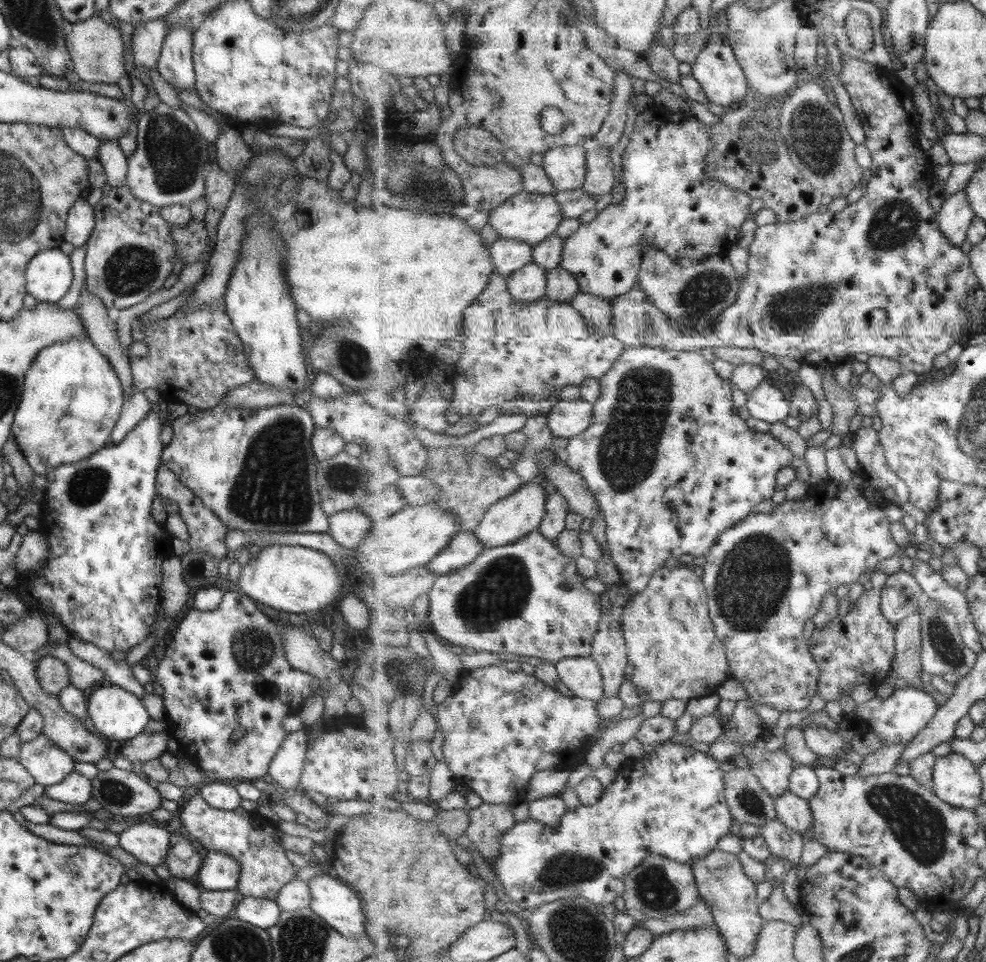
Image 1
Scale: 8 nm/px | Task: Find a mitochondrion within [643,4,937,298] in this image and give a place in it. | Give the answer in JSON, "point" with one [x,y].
{"point":[816,138]}

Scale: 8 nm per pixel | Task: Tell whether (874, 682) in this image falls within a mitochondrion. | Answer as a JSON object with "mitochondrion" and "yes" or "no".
{"mitochondrion":"no"}

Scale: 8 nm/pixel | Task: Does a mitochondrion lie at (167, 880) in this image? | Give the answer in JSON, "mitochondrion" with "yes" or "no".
{"mitochondrion":"no"}

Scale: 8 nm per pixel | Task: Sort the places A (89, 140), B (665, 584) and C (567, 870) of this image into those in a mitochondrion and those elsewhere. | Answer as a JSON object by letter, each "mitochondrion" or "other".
{"A":"other","B":"other","C":"mitochondrion"}

